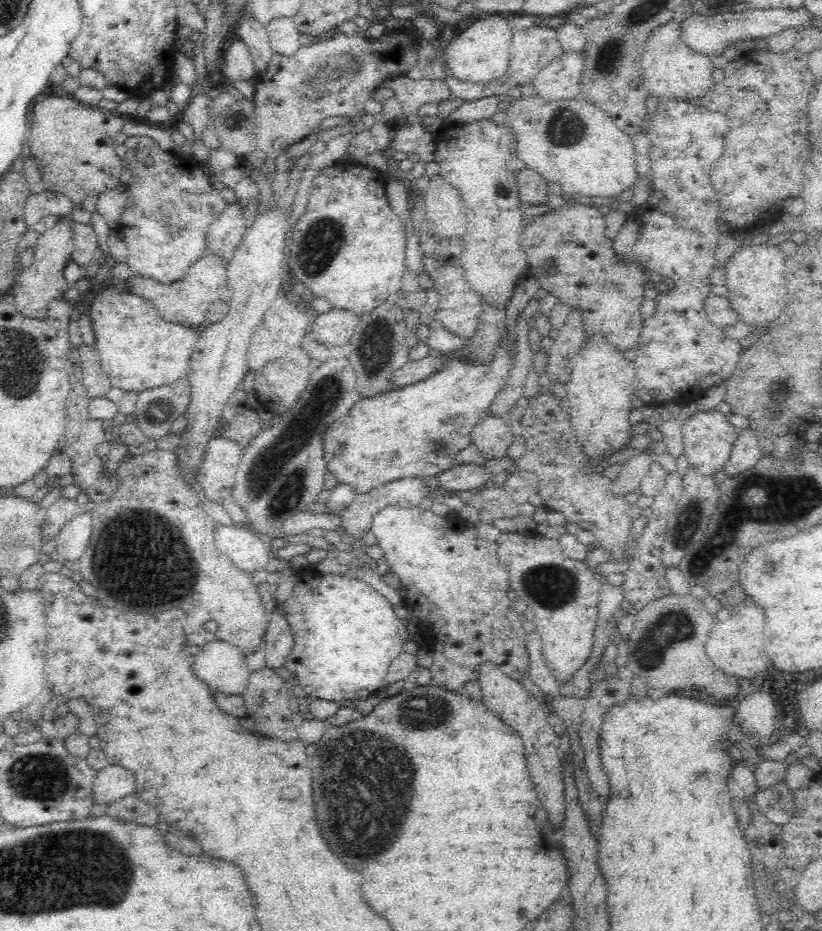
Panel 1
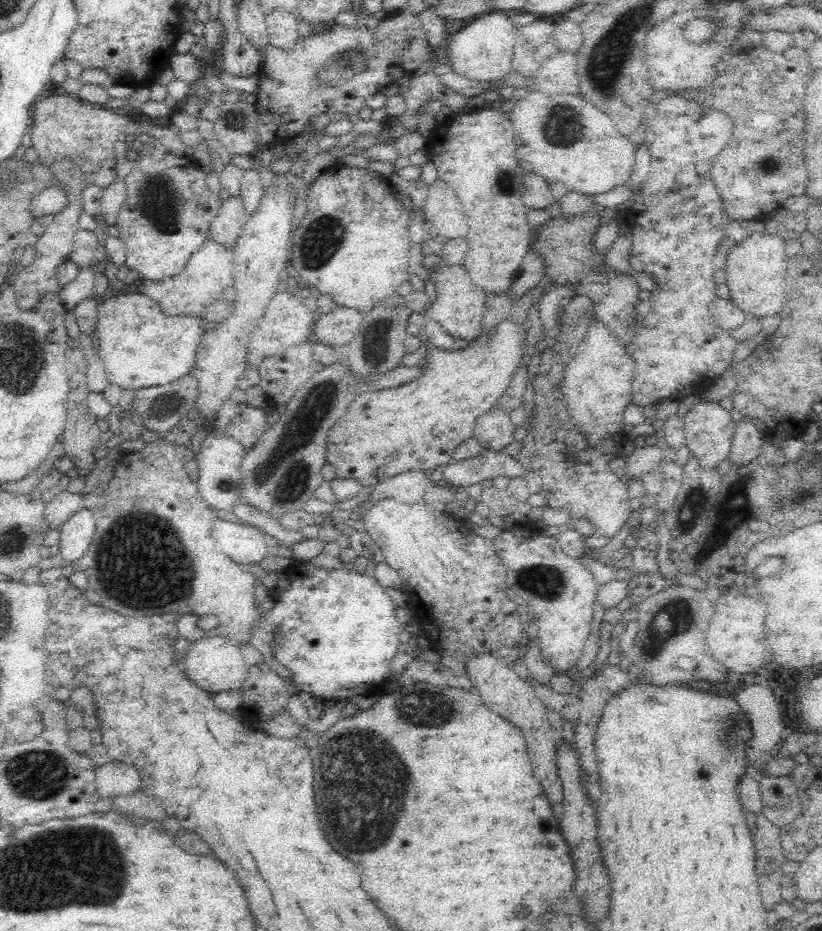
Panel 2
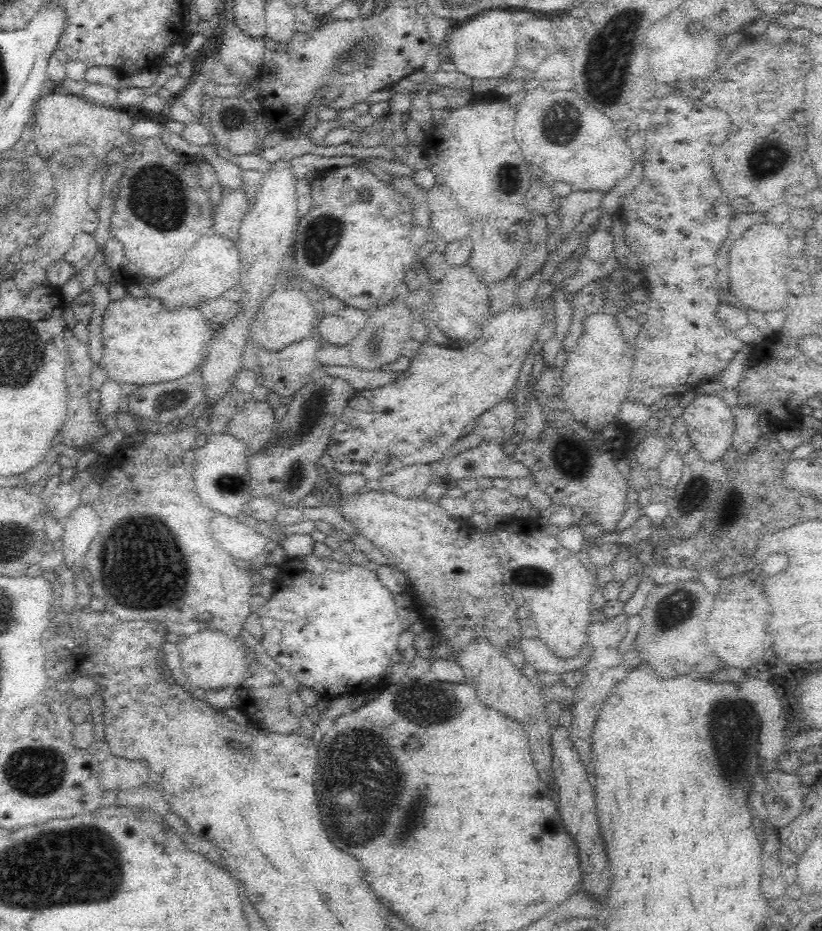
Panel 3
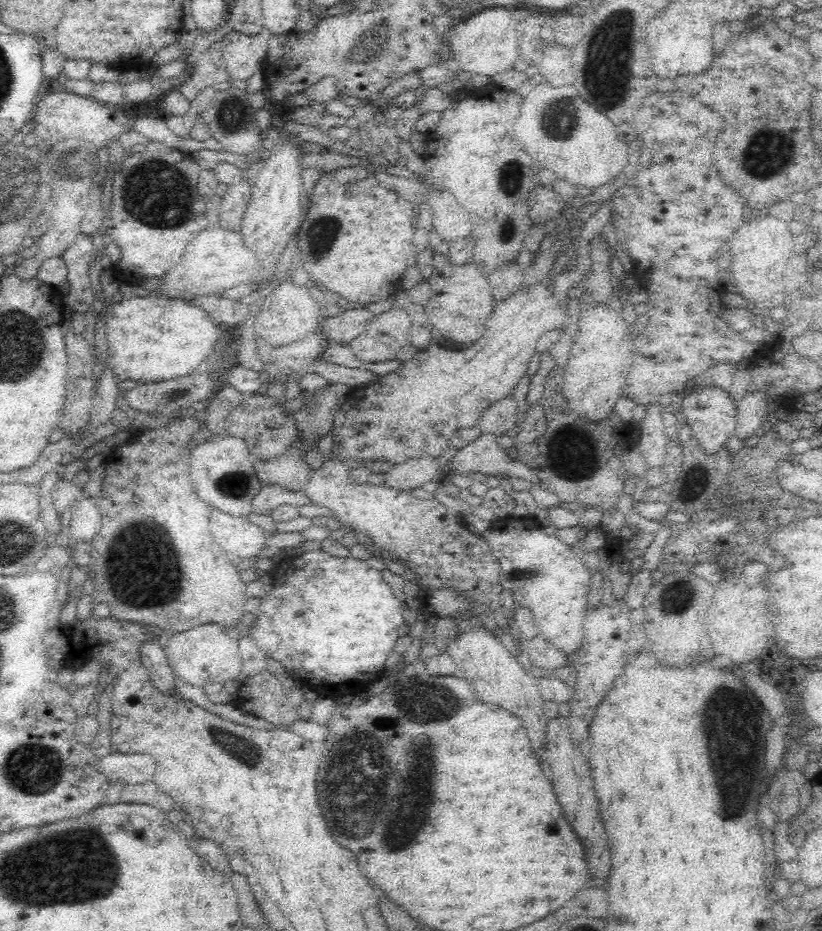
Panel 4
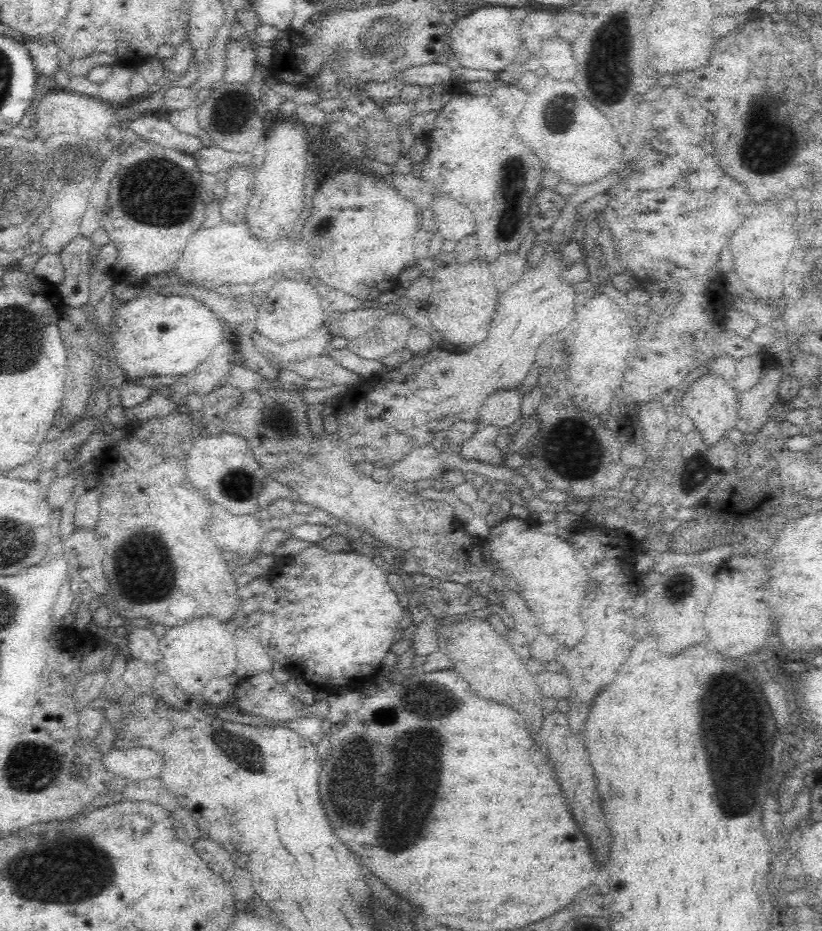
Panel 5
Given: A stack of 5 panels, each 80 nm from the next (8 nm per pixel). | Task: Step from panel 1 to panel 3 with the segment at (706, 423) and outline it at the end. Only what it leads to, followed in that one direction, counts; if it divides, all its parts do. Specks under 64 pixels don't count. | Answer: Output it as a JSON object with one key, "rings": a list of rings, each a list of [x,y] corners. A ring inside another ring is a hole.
{"rings":[[[697,392],[693,400],[681,411],[681,417],[685,420],[687,433],[699,455],[706,462],[714,462],[722,458],[726,448],[732,444],[735,431],[735,416],[731,407],[725,403],[721,394],[702,394]]]}

